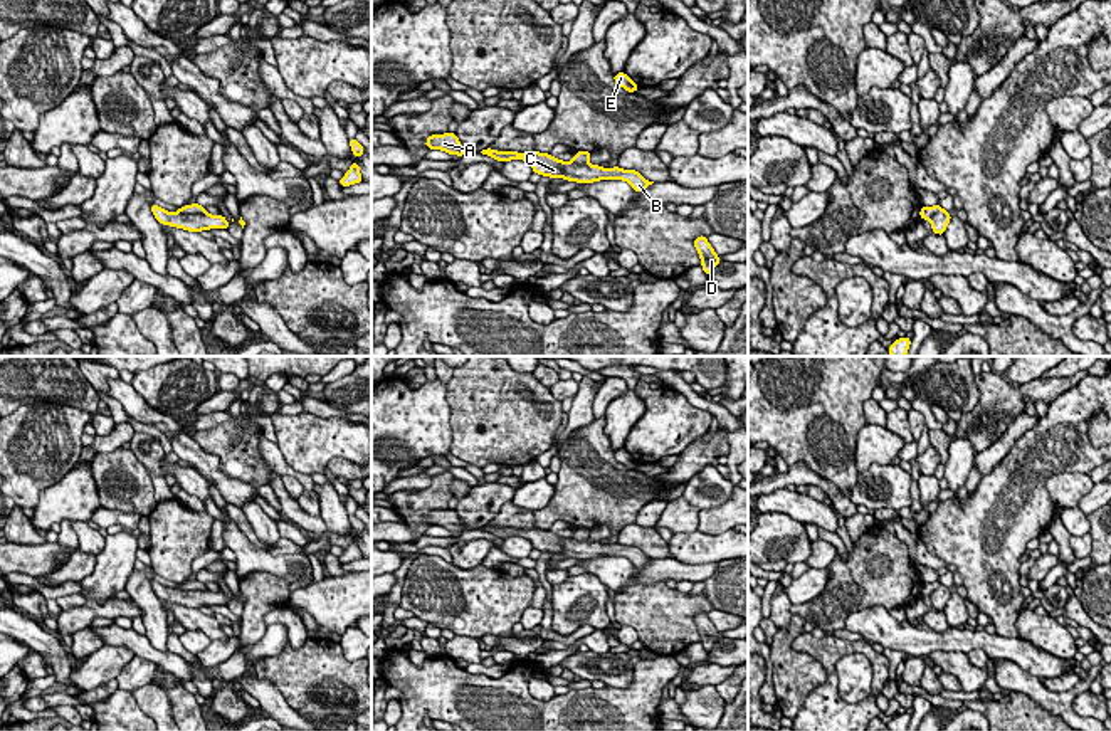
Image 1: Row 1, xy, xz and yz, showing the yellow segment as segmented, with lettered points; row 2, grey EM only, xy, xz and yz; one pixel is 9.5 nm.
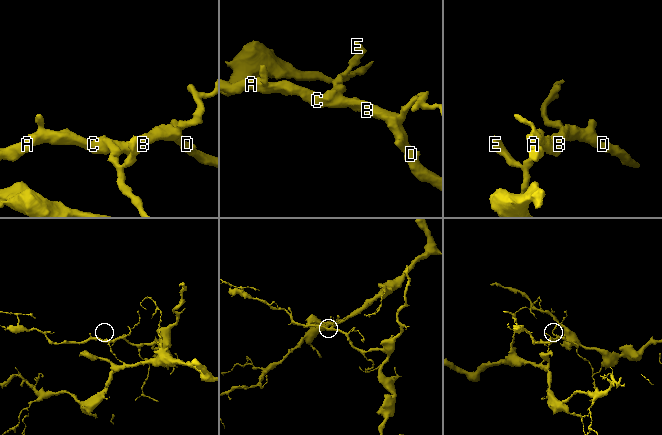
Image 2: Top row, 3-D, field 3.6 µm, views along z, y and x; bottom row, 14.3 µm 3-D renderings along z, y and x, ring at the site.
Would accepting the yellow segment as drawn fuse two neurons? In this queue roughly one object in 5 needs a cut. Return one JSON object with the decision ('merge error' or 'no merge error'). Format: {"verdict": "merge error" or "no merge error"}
{"verdict": "merge error"}

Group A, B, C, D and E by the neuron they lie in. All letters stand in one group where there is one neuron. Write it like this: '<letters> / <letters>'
A B C D / E

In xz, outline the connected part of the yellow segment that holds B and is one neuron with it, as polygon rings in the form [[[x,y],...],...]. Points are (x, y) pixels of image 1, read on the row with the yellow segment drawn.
[[[486,148],[481,153],[492,156],[501,163],[511,161],[511,160],[523,160],[531,165],[533,173],[540,173],[541,176],[550,176],[550,178],[565,178],[566,181],[593,183],[600,180],[624,180],[637,193],[644,192],[649,185],[654,183],[645,180],[635,170],[624,170],[619,166],[602,168],[600,165],[588,165],[588,163],[577,165],[540,151],[518,153],[518,151],[498,151],[498,150]]]

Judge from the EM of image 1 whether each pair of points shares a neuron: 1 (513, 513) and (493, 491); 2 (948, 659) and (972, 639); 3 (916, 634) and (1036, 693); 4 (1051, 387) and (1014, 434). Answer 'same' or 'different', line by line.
1: different
2: different
3: different
4: different

